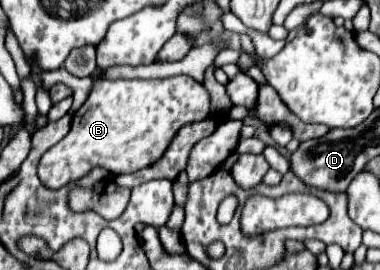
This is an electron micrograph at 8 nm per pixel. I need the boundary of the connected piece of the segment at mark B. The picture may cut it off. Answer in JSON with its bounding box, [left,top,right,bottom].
[39,76,209,188]

